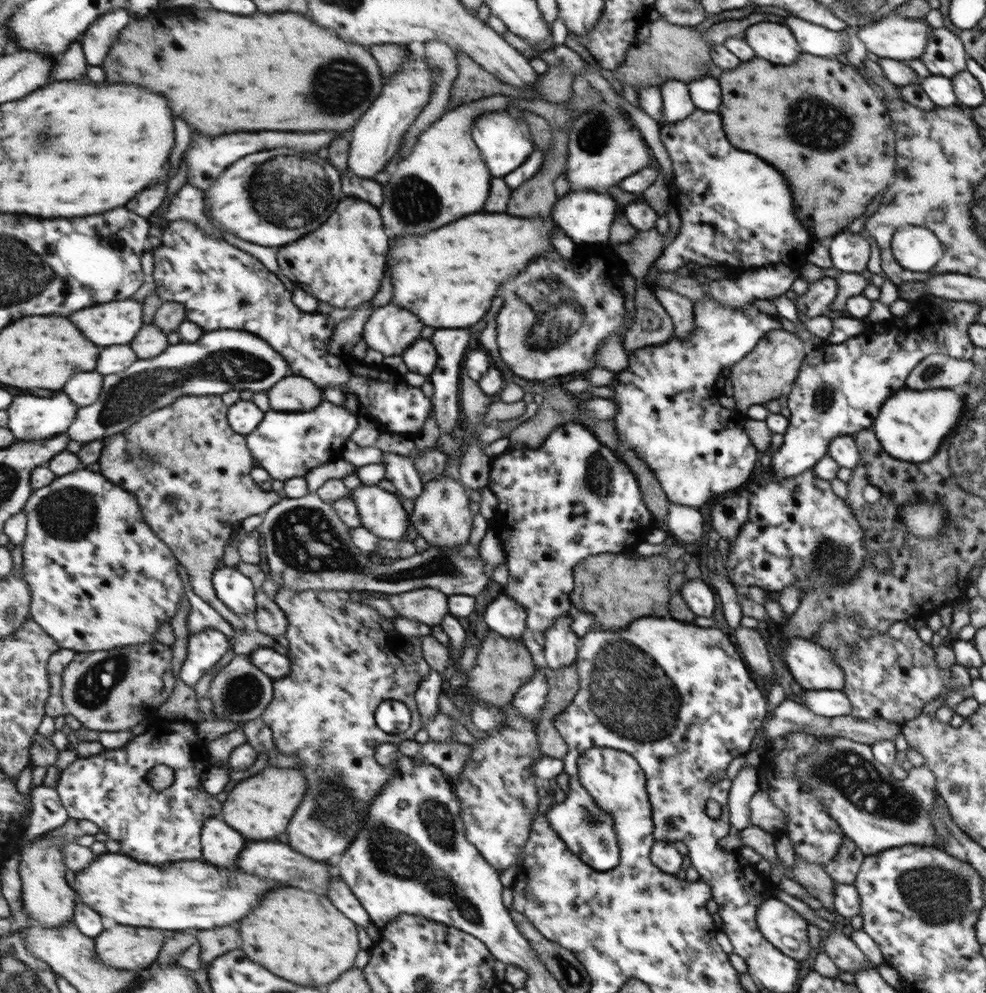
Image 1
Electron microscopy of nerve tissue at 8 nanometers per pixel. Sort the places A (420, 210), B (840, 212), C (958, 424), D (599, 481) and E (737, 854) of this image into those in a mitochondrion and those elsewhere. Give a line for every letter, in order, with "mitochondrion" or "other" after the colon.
A: mitochondrion
B: other
C: mitochondrion
D: mitochondrion
E: other

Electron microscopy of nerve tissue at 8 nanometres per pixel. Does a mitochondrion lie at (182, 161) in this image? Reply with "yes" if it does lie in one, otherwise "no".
no

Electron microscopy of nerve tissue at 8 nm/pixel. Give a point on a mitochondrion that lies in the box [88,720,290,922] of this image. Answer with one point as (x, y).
(167, 819)

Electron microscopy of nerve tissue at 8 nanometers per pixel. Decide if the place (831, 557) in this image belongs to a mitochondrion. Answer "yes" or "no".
yes

